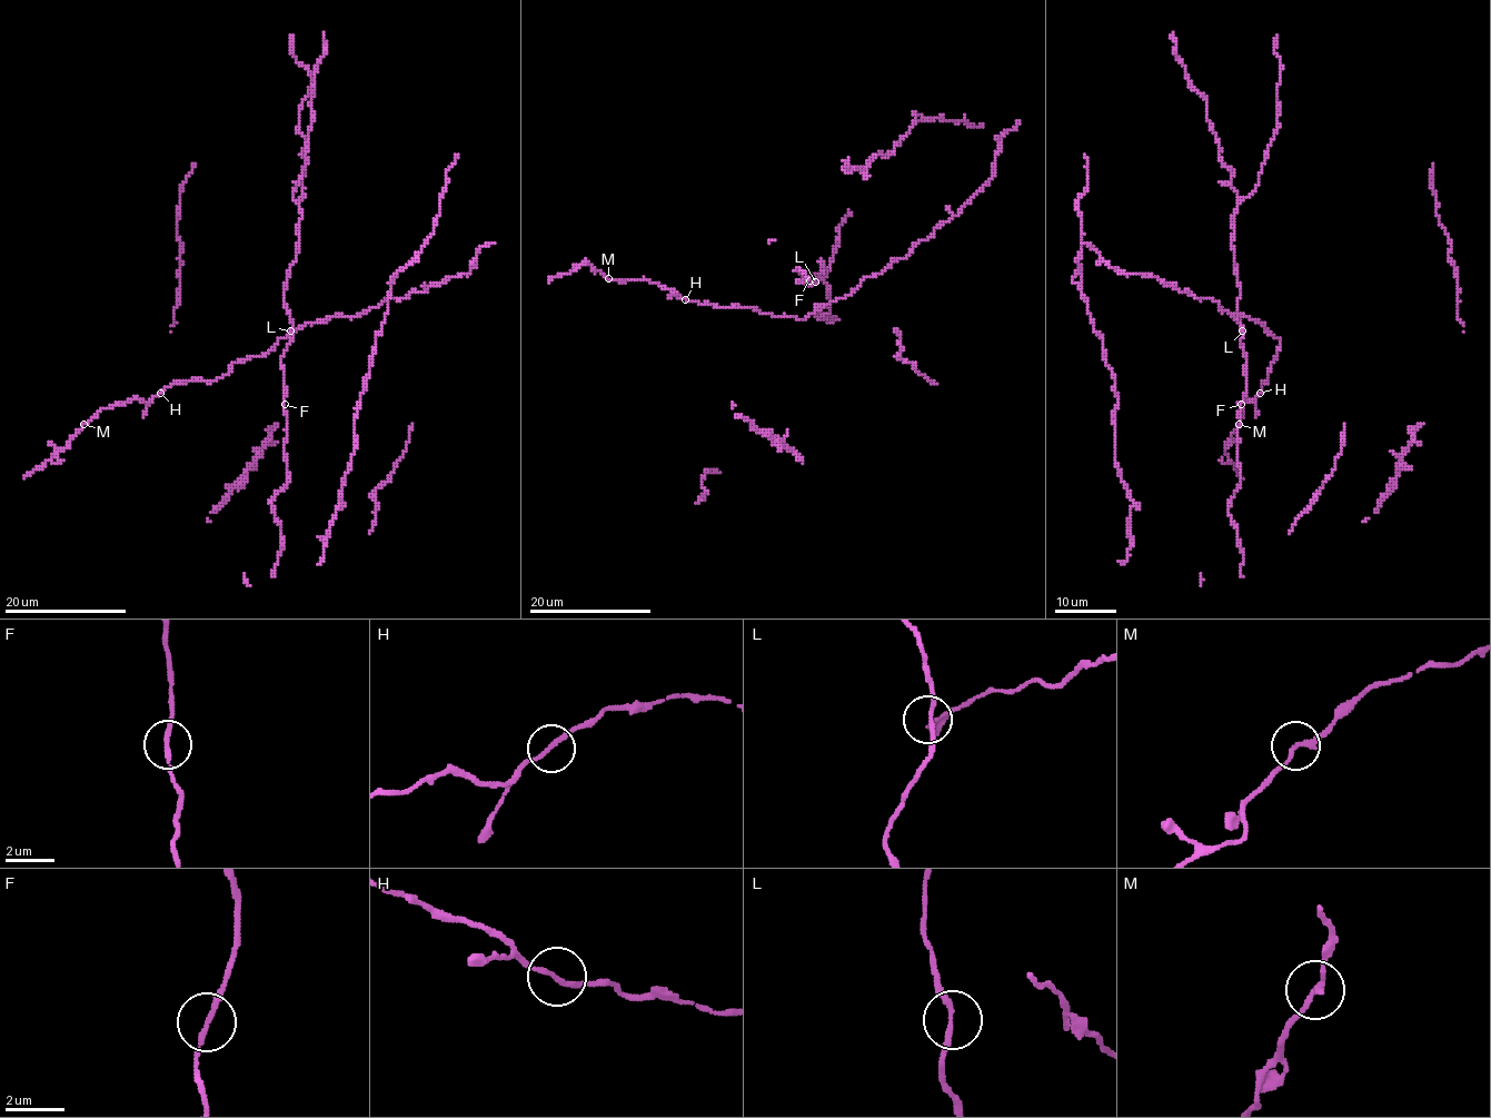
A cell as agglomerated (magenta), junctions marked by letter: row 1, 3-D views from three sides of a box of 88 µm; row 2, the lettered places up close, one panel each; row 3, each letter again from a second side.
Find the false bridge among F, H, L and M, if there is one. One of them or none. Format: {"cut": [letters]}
{"cut": []}

